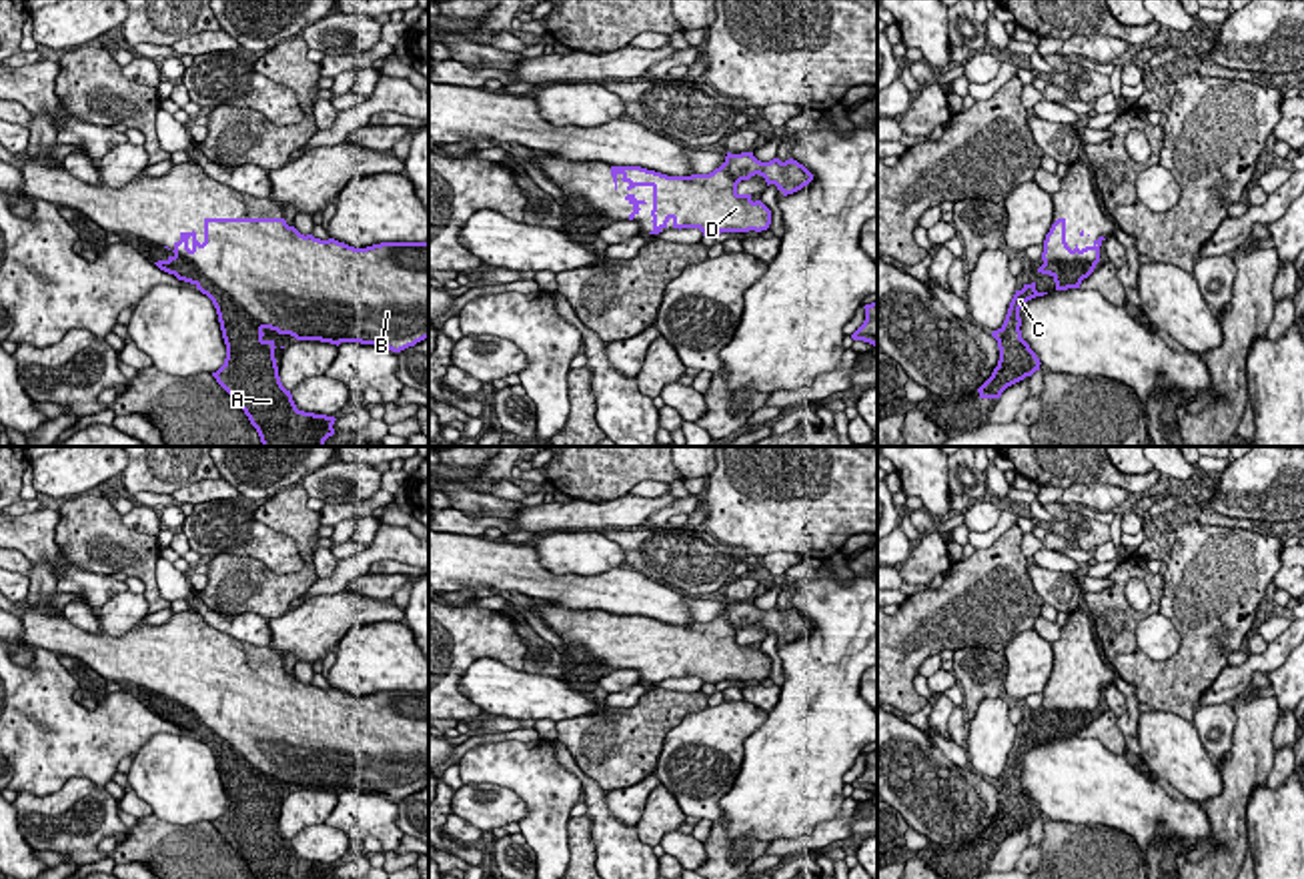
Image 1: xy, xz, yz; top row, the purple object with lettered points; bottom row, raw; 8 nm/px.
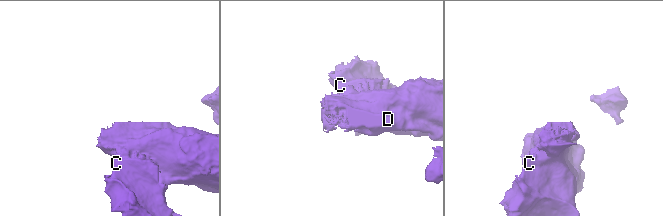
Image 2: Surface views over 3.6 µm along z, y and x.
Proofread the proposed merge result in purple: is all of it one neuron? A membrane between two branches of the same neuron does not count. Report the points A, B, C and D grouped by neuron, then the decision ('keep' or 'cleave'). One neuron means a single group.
A B C D | keep

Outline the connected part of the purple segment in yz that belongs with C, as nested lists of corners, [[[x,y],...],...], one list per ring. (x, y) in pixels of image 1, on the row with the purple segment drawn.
[[[1036,282],[1024,284],[1022,290],[1016,290],[1004,324],[992,332],[992,336],[998,340],[1000,360],[992,376],[977,388],[980,398],[1000,398],[1008,386],[1040,370],[1042,364],[1040,358],[1030,348],[1030,344],[1022,338],[1020,308],[1028,300],[1044,294],[1048,292],[1038,292]]]

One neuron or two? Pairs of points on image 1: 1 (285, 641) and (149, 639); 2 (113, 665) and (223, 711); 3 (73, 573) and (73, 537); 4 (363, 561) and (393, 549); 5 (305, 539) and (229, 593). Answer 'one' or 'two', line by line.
1: two
2: one
3: two
4: one
5: one

